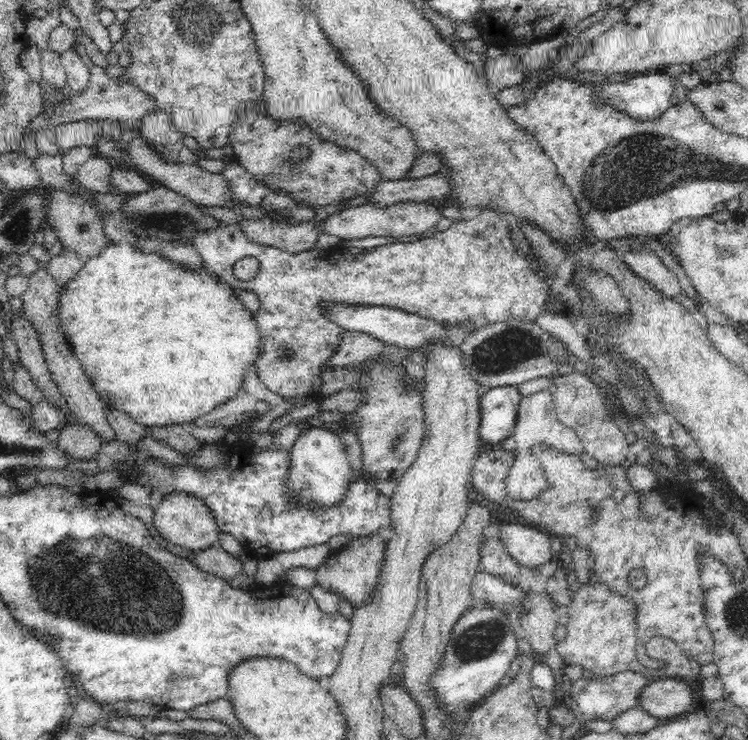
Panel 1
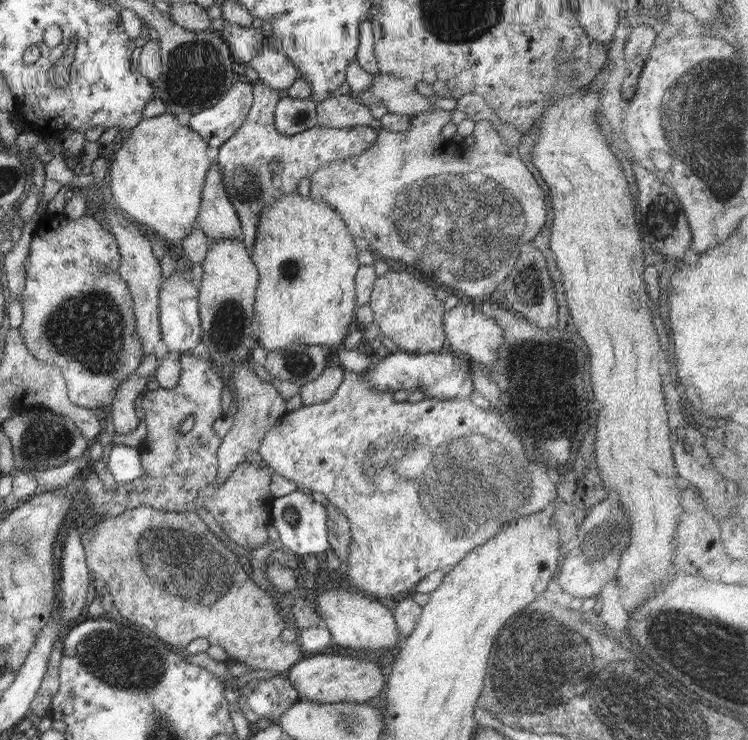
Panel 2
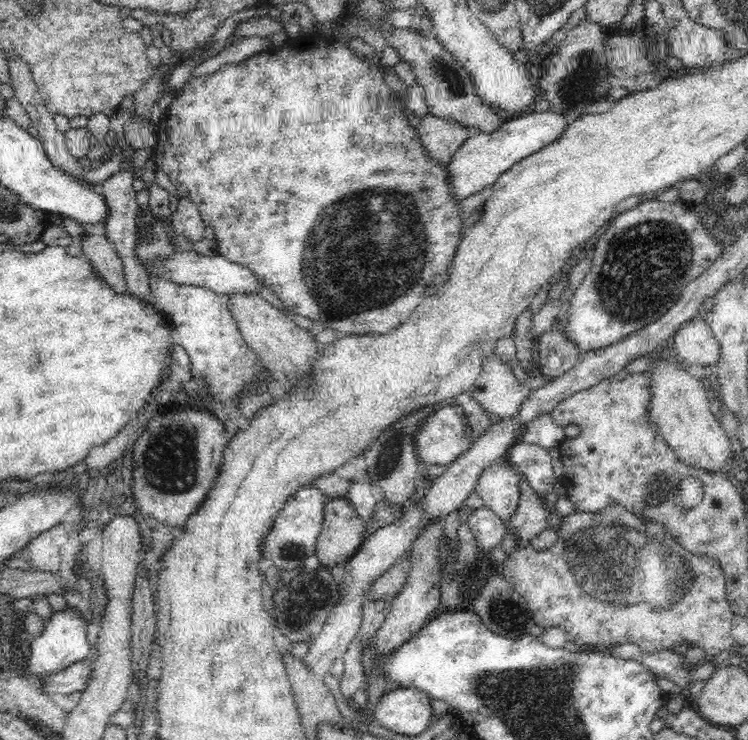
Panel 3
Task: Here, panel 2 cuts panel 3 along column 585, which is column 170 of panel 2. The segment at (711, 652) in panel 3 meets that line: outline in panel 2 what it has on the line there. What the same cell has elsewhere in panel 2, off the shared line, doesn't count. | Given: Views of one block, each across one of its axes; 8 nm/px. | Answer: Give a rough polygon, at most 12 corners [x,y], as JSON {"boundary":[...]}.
{"boundary":[[198,513],[82,530],[124,622],[251,670],[306,653]]}

